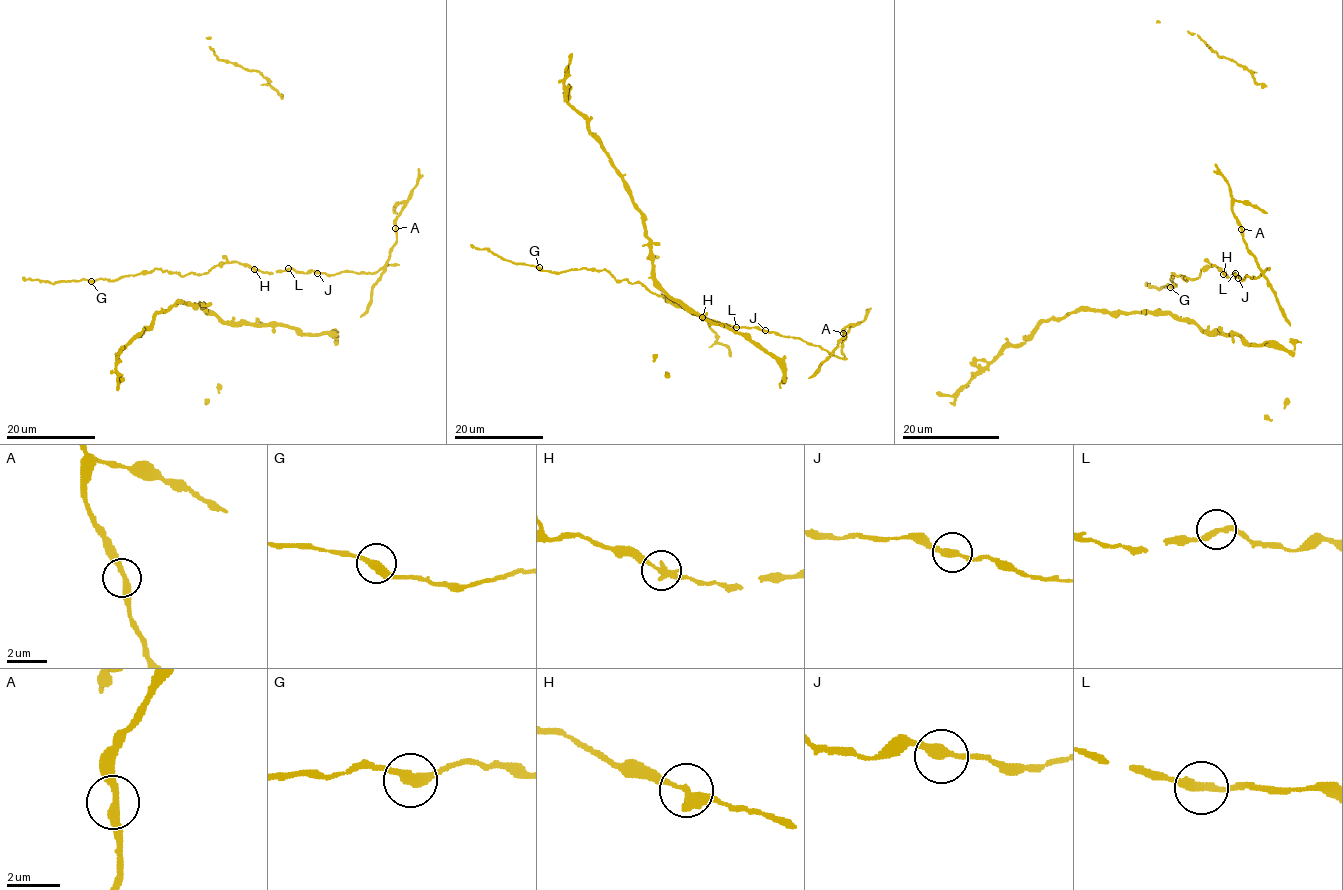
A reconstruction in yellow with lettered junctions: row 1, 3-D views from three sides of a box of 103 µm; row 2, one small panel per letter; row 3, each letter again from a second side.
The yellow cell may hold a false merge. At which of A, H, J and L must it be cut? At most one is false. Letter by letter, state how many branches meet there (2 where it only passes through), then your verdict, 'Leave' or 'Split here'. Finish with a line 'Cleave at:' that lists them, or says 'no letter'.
A: Branches: 2. Leave
H: Branches: 2. Leave
J: Branches: 2. Leave
L: Branches: 2. Leave
Cleave at: no letter

